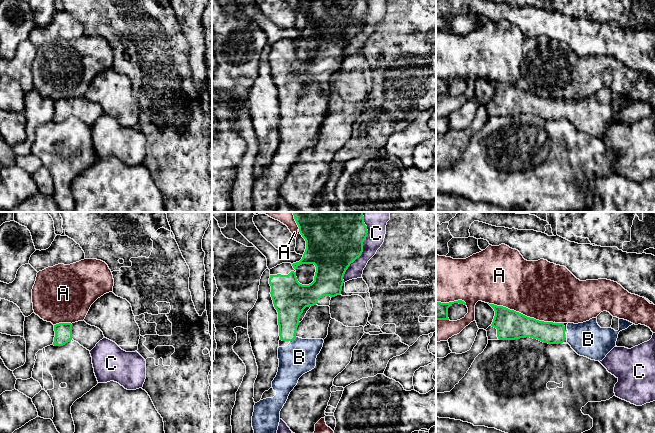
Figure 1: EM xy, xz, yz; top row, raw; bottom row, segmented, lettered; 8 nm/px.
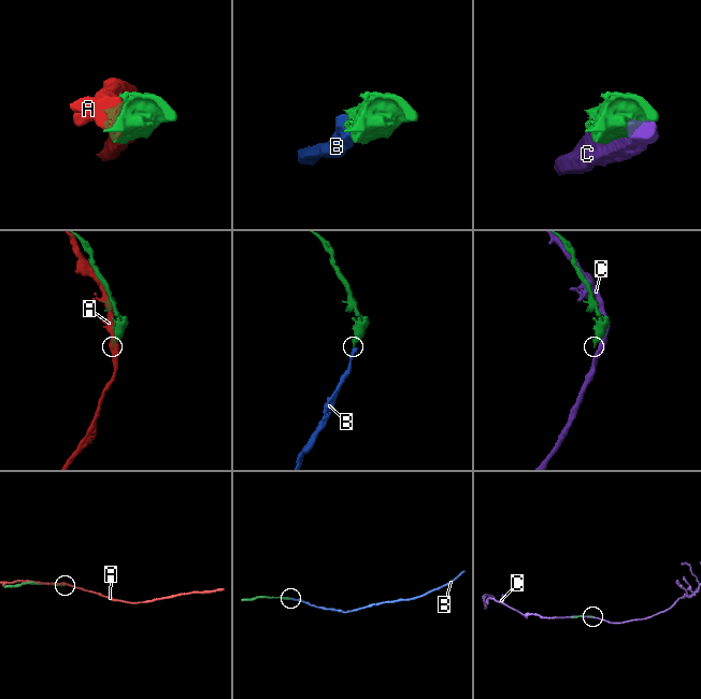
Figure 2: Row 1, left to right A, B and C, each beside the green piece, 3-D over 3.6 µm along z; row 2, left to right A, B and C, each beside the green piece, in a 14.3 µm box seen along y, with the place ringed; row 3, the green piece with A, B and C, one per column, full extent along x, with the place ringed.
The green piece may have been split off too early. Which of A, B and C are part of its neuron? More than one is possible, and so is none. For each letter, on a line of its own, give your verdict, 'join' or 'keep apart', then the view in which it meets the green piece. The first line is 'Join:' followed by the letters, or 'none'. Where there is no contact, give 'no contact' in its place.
Join: B
A: keep apart; contact in yz
B: join; contact in xz
C: keep apart; contact in xz

